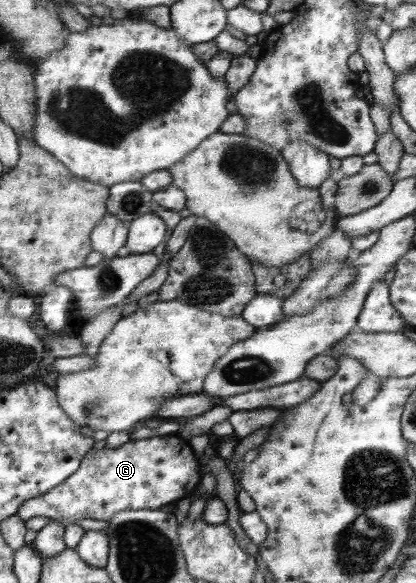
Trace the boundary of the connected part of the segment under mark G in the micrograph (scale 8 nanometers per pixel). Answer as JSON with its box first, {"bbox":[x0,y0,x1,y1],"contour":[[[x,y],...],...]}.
{"bbox":[16,435,202,522],"contour":[[[158,435],[157,438],[129,439],[117,448],[95,450],[91,448],[83,455],[81,466],[65,482],[58,484],[45,494],[26,500],[18,507],[16,515],[26,521],[35,516],[44,516],[51,521],[62,520],[72,522],[82,518],[91,518],[108,522],[116,512],[123,510],[157,510],[164,504],[174,503],[192,494],[201,481],[202,474],[198,472],[199,460],[192,448],[182,437],[173,435]]]}

